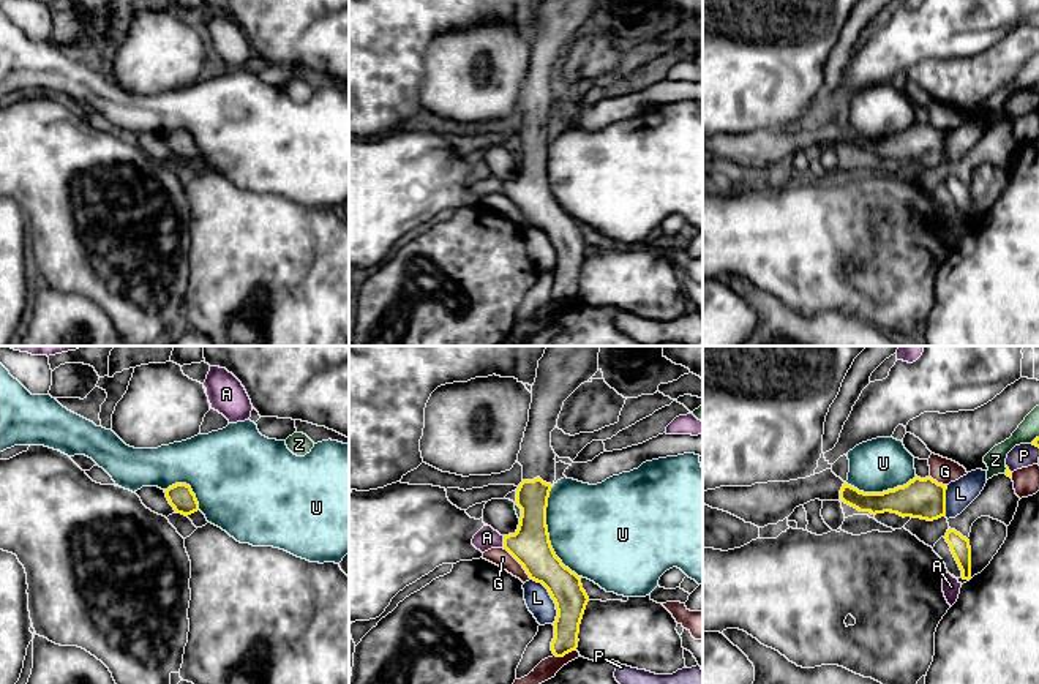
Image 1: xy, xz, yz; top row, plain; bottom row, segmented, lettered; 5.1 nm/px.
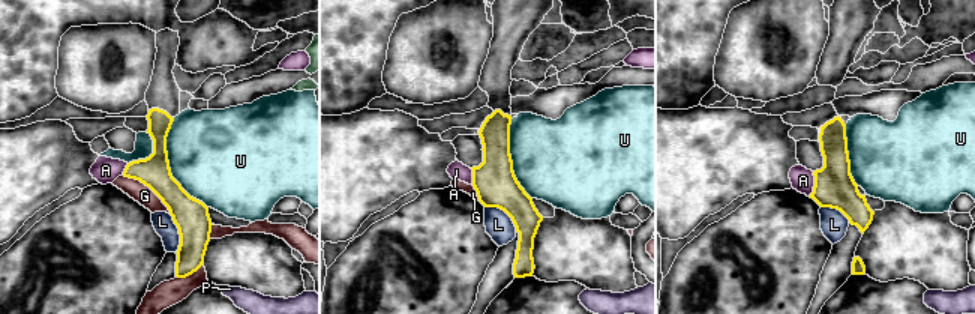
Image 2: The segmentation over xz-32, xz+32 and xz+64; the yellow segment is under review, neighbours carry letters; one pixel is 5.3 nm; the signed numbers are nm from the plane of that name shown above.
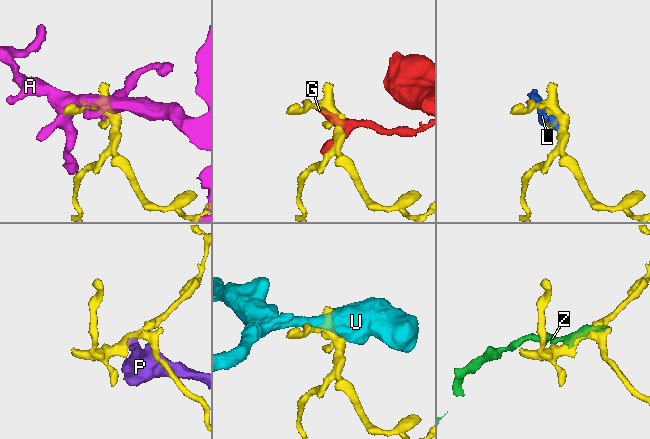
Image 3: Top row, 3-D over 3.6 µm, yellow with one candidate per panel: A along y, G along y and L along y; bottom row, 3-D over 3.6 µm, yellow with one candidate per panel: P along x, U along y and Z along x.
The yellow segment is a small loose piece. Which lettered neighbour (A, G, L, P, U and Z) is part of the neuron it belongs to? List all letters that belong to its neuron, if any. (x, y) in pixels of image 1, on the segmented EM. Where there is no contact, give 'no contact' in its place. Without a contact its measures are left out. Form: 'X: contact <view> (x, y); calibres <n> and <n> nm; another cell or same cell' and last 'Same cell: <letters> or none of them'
A: contact xz (504, 542); calibres 200 and 110 nm; another cell
G: contact xz (518, 561); calibres 200 and 90 nm; another cell
L: contact xz (551, 597); calibres 190 and 130 nm; another cell
P: contact yz (1035, 444); calibres 30 and 120 nm; another cell
U: contact xz (548, 534); calibres 200 and 480 nm; another cell
Z: contact yz (1035, 439); calibres 30 and 110 nm; another cell
Same cell: none of them

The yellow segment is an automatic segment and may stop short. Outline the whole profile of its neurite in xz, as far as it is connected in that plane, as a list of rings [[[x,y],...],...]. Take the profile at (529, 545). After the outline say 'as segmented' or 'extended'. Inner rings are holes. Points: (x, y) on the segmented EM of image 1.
[[[546,346],[538,360],[529,422],[516,460],[523,466],[523,482],[515,501],[521,517],[516,532],[504,536],[504,550],[523,566],[531,580],[548,589],[556,603],[551,641],[556,657],[578,648],[580,624],[589,597],[581,577],[562,564],[550,542],[546,507],[556,480],[551,431],[557,425],[564,401],[598,371],[600,348]]] | extended

